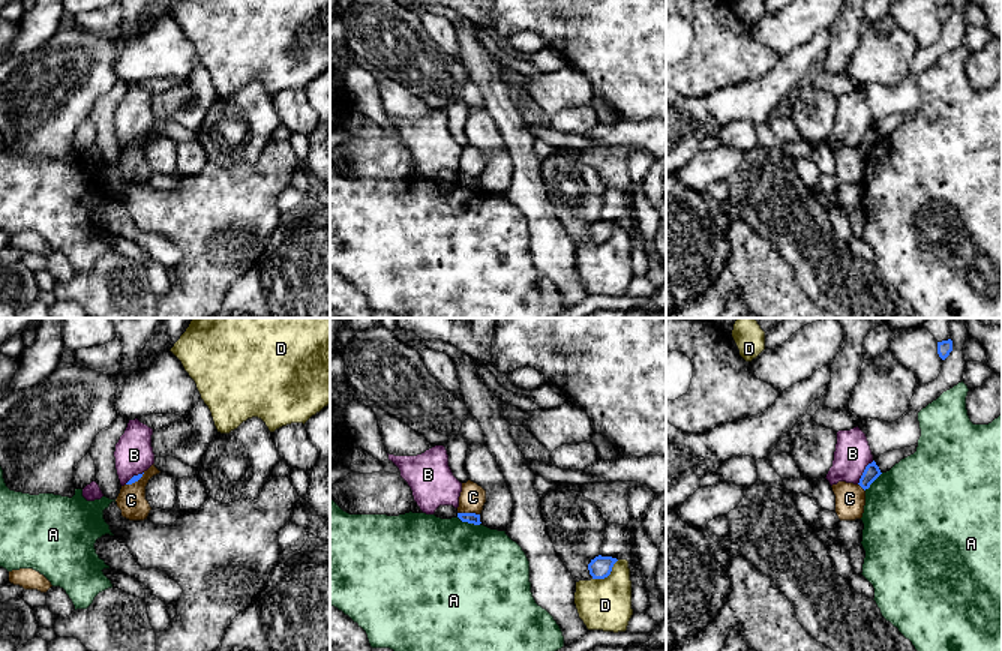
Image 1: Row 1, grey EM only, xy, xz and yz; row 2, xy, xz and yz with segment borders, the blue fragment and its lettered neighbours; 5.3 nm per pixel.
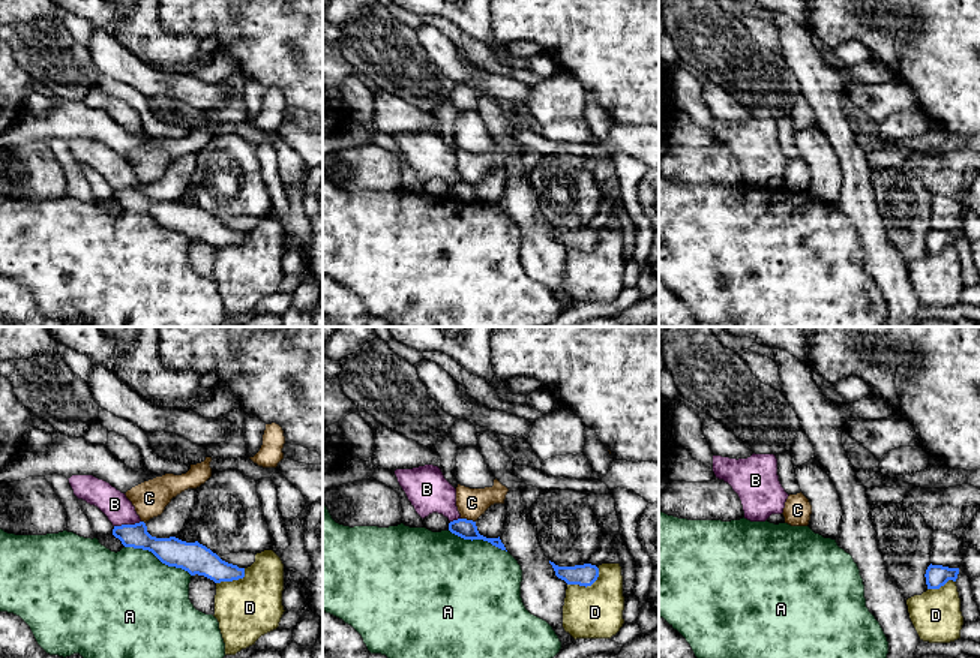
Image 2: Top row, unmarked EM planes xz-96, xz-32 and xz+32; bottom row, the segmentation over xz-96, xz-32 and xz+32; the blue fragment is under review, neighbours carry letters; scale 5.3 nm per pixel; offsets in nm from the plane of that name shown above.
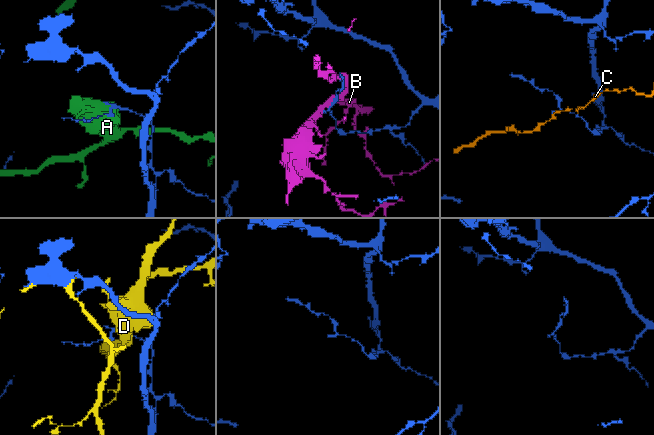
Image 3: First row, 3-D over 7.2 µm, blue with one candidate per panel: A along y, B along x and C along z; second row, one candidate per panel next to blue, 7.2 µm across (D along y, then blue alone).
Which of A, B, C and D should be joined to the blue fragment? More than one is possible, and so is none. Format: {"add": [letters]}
{"add": []}

